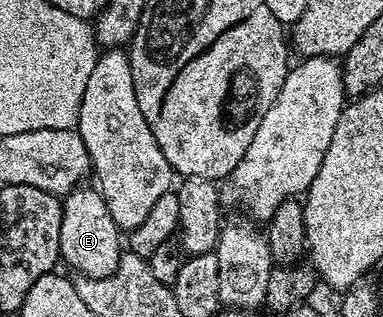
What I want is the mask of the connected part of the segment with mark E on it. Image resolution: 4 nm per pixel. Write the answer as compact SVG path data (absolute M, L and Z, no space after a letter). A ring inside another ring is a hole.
M80 185L68 192L62 200L63 220L61 221L61 237L59 253L62 262L68 263L76 272L76 276L85 279L109 277L117 269L121 248L119 235L121 229L113 221L107 203L94 186Z

